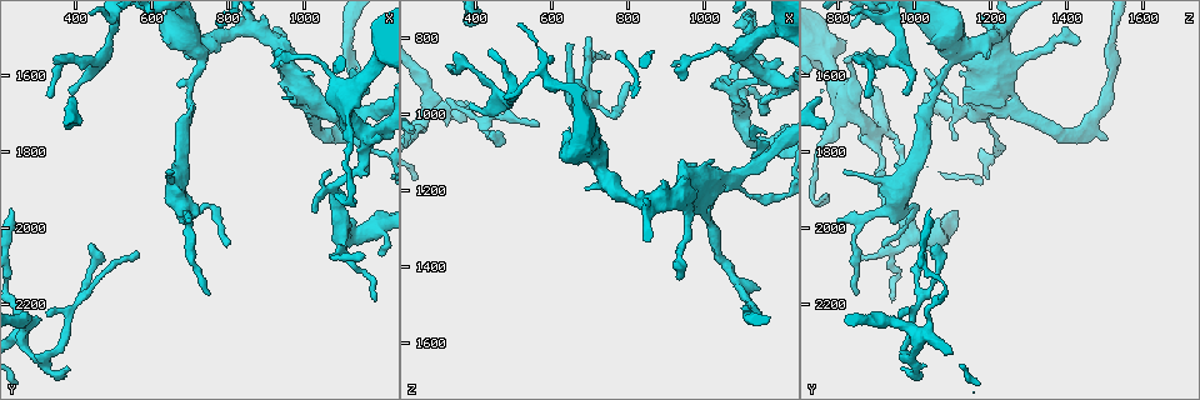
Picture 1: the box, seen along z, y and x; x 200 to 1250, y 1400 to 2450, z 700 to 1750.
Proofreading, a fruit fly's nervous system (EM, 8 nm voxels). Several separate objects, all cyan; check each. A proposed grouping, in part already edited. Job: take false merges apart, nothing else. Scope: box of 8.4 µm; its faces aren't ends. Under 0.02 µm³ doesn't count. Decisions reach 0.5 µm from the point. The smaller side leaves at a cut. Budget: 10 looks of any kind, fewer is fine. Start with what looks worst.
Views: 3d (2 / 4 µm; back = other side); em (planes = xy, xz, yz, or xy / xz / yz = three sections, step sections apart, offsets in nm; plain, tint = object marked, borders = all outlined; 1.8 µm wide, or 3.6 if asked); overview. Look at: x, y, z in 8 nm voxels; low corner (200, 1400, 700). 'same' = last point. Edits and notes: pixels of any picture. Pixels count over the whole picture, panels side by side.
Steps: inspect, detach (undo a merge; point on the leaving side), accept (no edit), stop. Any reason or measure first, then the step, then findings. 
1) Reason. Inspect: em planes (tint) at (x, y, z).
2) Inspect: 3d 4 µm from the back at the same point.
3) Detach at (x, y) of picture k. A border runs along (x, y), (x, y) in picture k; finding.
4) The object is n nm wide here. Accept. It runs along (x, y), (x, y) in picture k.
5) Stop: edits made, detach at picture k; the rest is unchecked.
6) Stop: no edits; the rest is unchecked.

Inspect: em xz step 8 (tint) at (1070, 1700, 1175).

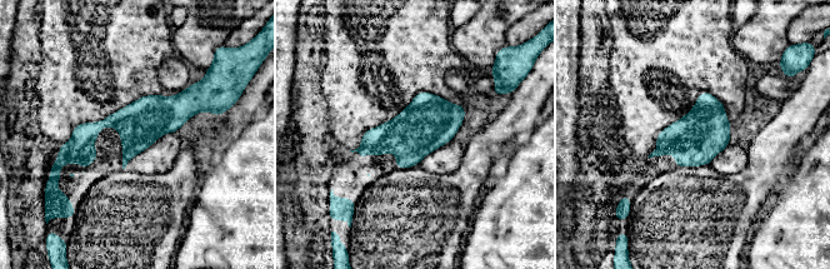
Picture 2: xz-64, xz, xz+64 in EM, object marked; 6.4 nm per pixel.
Another direction. Inspect: em planes (tint) at the same point.

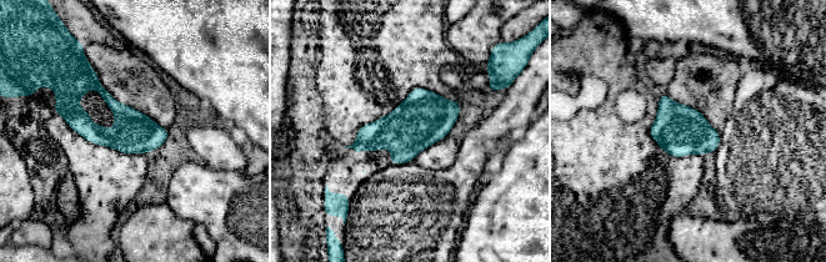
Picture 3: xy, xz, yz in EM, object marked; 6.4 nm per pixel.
Accept. It runs along (60, 106), (94, 134), (165, 134) in picture 3; continuous, no second neuron.

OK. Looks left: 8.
Three arms meet. Inspect: em xz step 4 (tint) at (1160, 1755, 890).

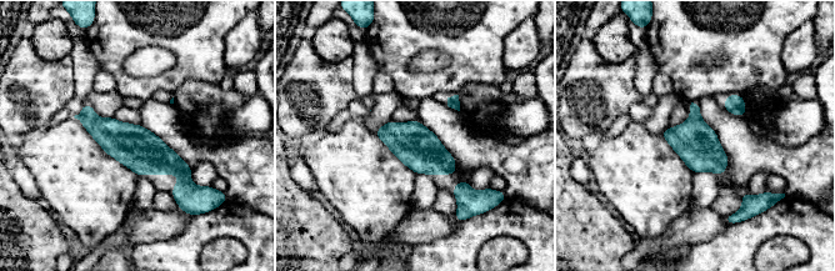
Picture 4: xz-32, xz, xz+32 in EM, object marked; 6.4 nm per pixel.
Accept. All the same neuron.

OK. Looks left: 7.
Abrupt turn. Inspect: em yz step 8 (tint) at (340, 2320, 970).

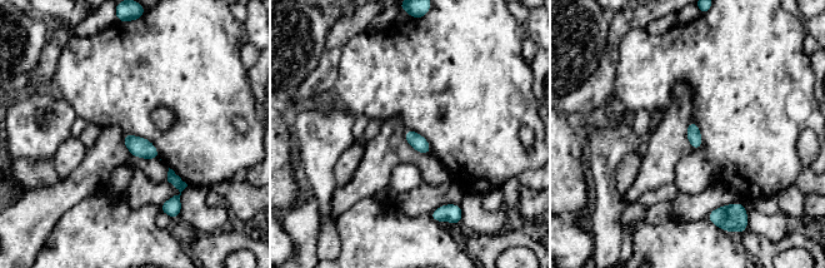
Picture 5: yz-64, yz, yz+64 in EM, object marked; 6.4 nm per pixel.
Accept. Continuous, no second neuron.

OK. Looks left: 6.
Thick turns thin. Inspect: 3d 4 µm at (1100, 2010, 985).

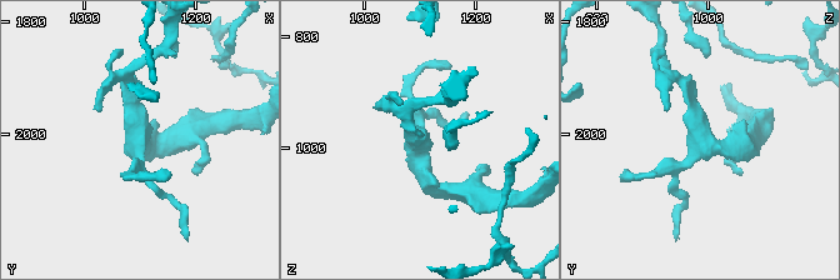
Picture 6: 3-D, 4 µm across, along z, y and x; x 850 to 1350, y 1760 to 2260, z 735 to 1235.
Inspect: em planes (borders) at (1100, 2015, 990).

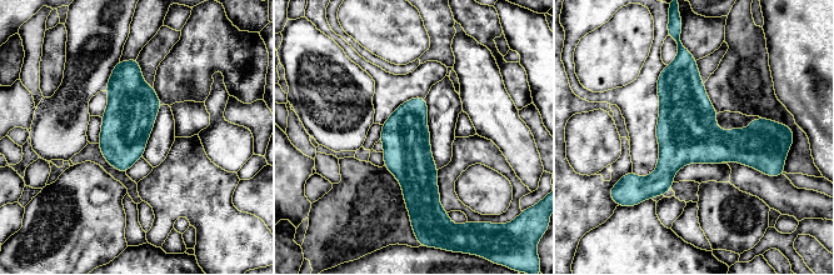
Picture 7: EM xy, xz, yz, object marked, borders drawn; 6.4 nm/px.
Accept. Continuous, no second neuron.

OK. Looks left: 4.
Stop: no edits; the rest is unchecked.

